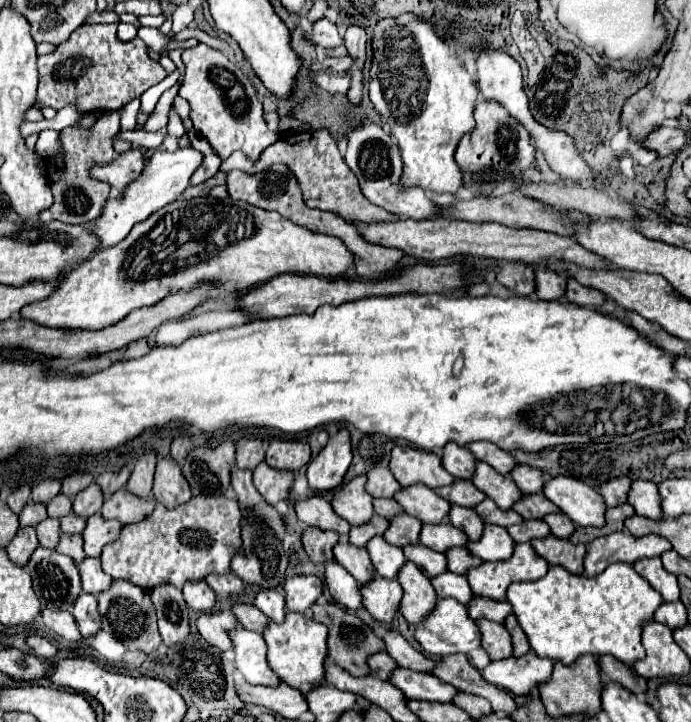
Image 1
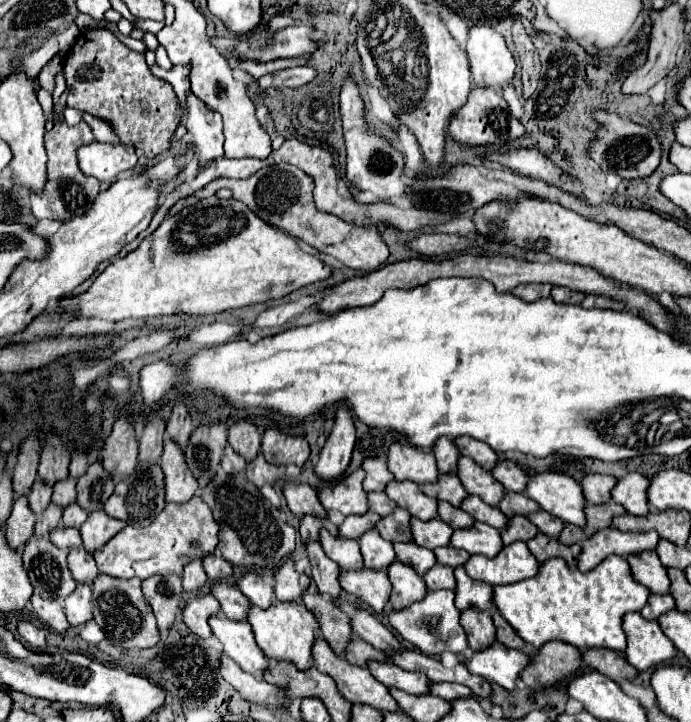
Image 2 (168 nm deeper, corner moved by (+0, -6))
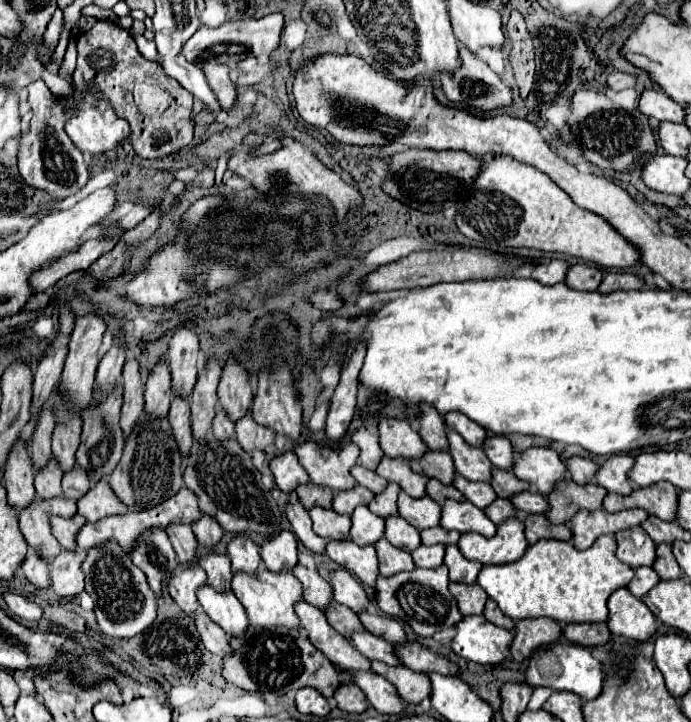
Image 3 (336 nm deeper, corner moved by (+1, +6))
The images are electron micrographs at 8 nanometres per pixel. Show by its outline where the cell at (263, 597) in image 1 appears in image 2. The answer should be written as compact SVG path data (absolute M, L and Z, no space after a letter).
M246 572L240 580L238 580L238 588L242 590L242 594L258 608L270 608L272 600L274 600L274 592L272 592L272 584L266 582L262 576L254 574L254 572Z

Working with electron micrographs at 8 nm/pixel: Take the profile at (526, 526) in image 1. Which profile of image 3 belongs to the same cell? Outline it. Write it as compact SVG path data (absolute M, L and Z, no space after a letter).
M497 498L495 502L491 502L485 510L483 510L495 524L501 524L503 520L507 520L509 516L515 516L515 508L509 504L509 500L505 498Z

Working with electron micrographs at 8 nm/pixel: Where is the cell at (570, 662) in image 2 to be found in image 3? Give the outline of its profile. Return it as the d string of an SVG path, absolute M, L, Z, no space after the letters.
M539 618L539 620L519 620L515 624L515 636L509 644L509 652L513 660L521 662L531 656L533 650L557 642L561 638L561 626L555 620Z

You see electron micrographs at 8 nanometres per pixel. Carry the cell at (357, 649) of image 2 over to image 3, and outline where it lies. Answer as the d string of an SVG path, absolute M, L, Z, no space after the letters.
M335 600L325 608L325 616L327 616L329 626L335 628L345 638L349 638L351 632L355 632L355 630L365 630L363 624L359 622L357 614L351 612L351 608L343 608L343 604L335 604Z

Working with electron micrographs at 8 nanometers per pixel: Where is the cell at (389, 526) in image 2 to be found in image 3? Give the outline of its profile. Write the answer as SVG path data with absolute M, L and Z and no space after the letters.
M389 482L387 488L381 494L375 494L375 498L369 504L369 510L375 512L381 518L397 514L397 494L399 494L399 490L401 490L399 484Z

